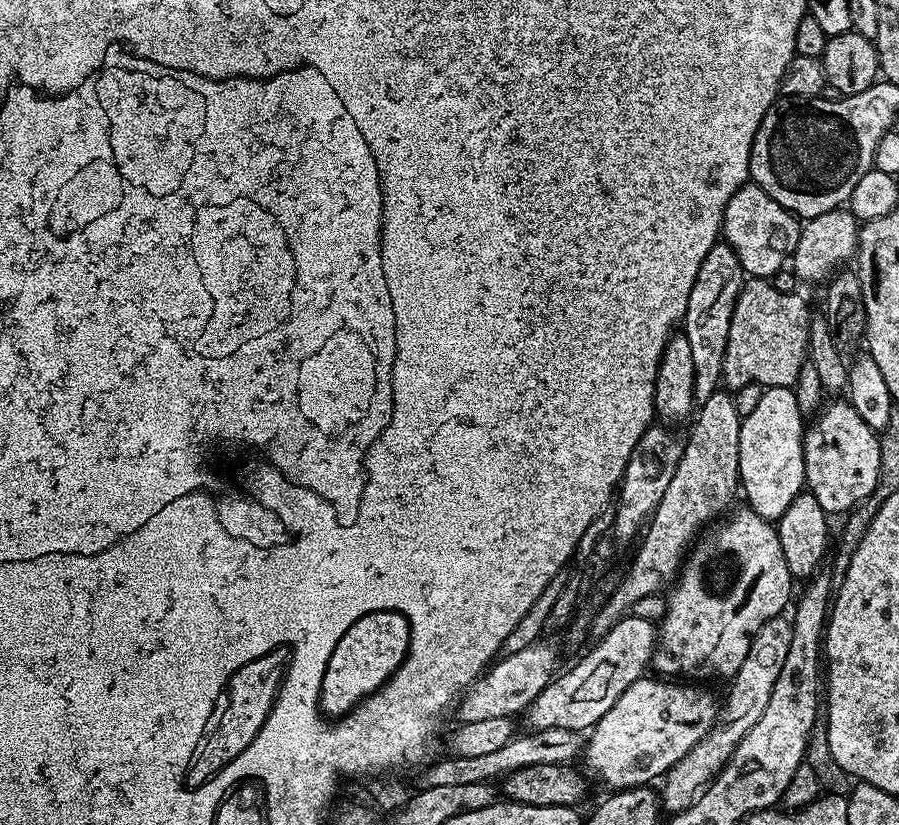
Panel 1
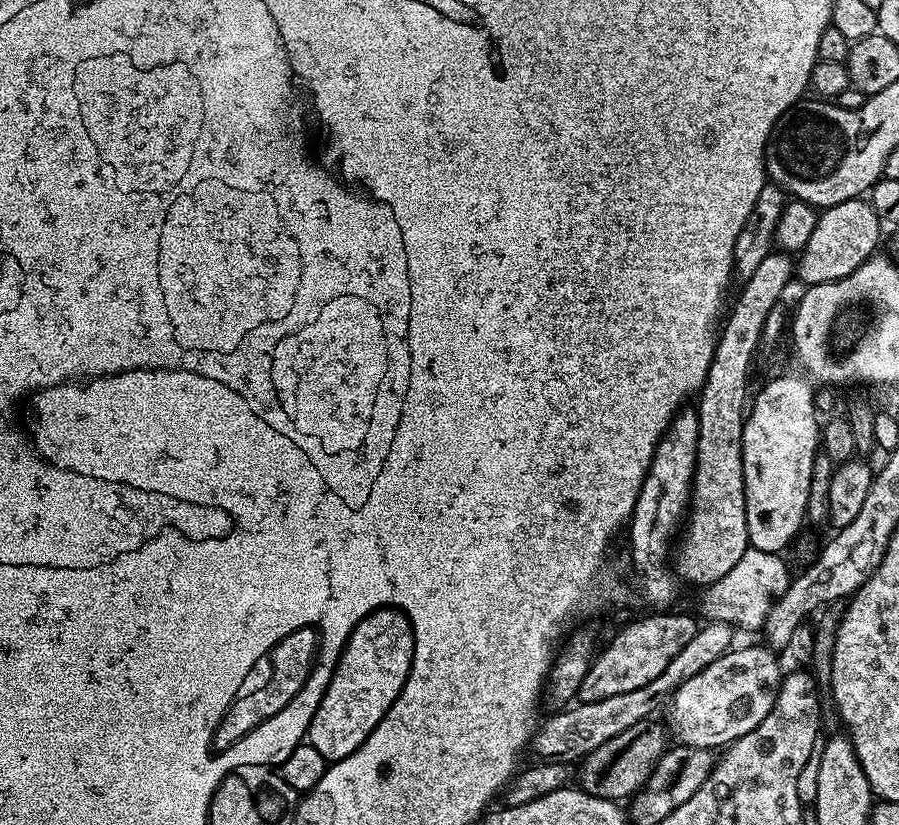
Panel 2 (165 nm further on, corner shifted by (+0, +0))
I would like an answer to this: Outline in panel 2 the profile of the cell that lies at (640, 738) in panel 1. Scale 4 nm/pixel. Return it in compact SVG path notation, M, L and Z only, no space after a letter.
M733 647L725 652L722 658L718 658L718 662L710 662L706 670L694 674L694 678L686 678L686 682L678 686L678 690L672 693L666 704L666 712L668 708L666 728L677 745L720 750L734 743L740 736L750 734L756 729L758 722L762 722L762 718L770 714L778 698L782 671L780 672L780 660L776 657L779 655L771 647L763 647Z

